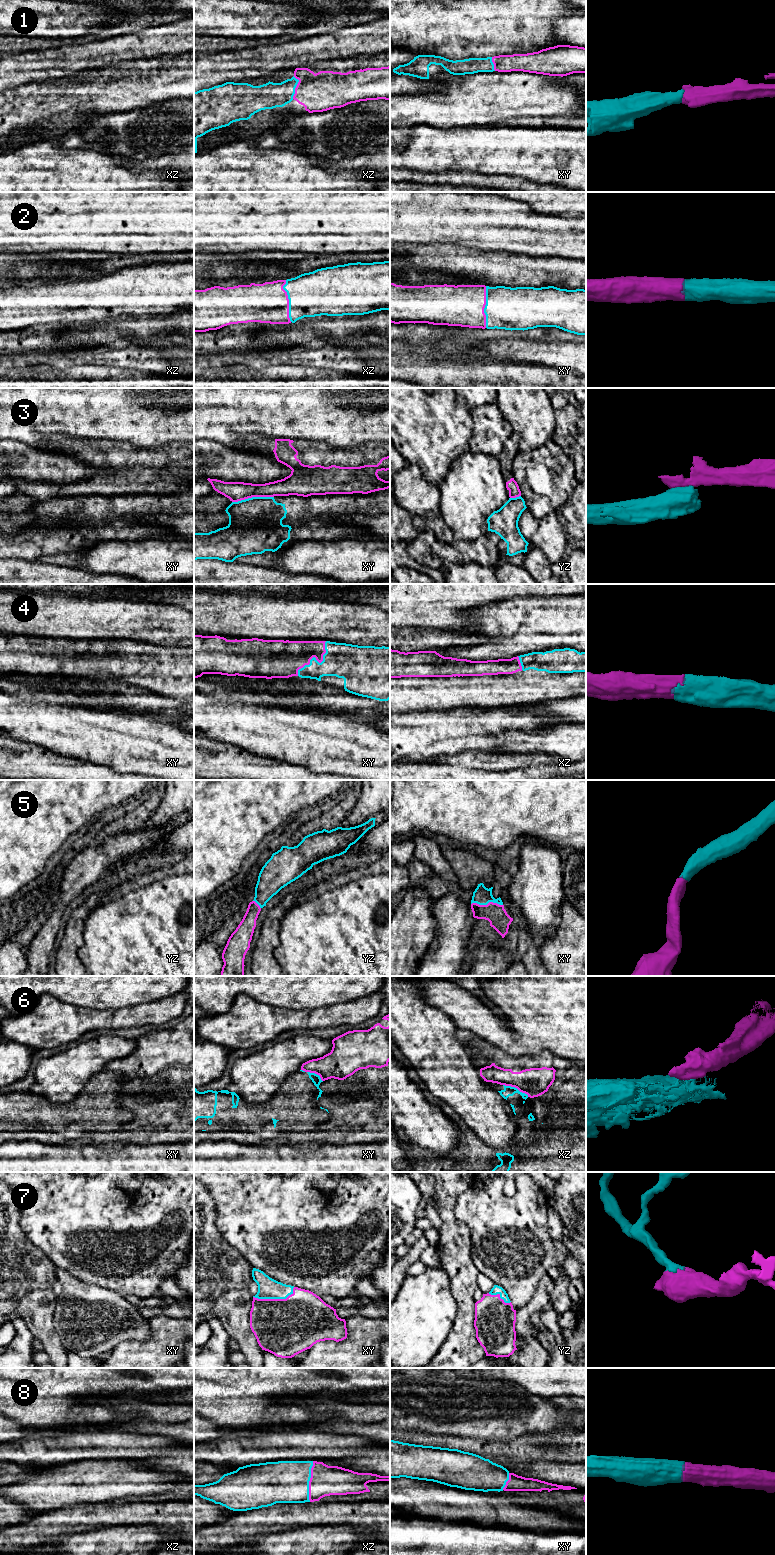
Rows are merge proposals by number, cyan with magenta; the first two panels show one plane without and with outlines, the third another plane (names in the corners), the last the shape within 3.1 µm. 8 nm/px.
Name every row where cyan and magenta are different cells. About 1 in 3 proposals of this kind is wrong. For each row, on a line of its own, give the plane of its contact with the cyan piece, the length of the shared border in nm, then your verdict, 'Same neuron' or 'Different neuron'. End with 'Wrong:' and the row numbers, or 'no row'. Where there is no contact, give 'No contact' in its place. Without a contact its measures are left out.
1: Touches cyan in xz. Shared border 180 nm. Same neuron
2: Touches cyan in xz. Shared border 340 nm. Same neuron
3: Touches cyan in xy. Shared border 340 nm. Different neuron
4: Touches cyan in xy. Shared border 360 nm. Same neuron
5: Touches cyan in xy. Shared border 260 nm. Same neuron
6: Touches cyan in xz. Shared border 220 nm. Different neuron
7: Touches cyan in xy. Shared border 340 nm. Same neuron
8: Touches cyan in xz. Shared border 320 nm. Same neuron
Wrong: 3, 6

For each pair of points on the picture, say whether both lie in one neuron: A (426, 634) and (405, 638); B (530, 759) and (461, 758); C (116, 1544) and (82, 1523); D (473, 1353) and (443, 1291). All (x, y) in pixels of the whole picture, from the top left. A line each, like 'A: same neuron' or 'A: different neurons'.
A: same neuron
B: same neuron
C: different neurons
D: different neurons

